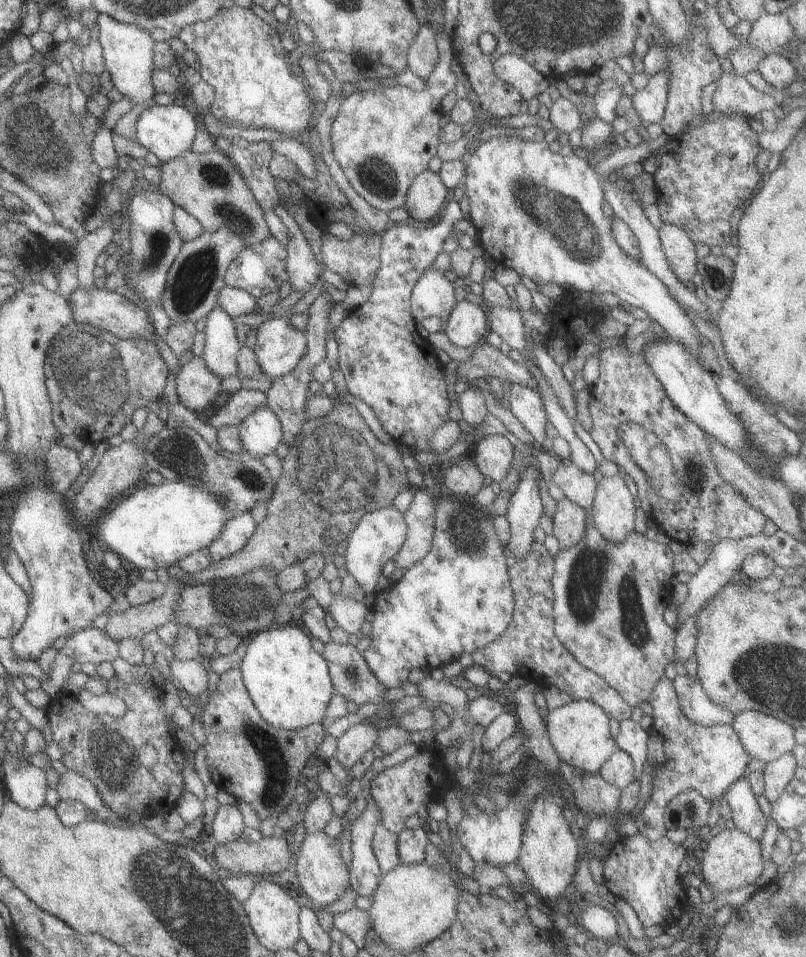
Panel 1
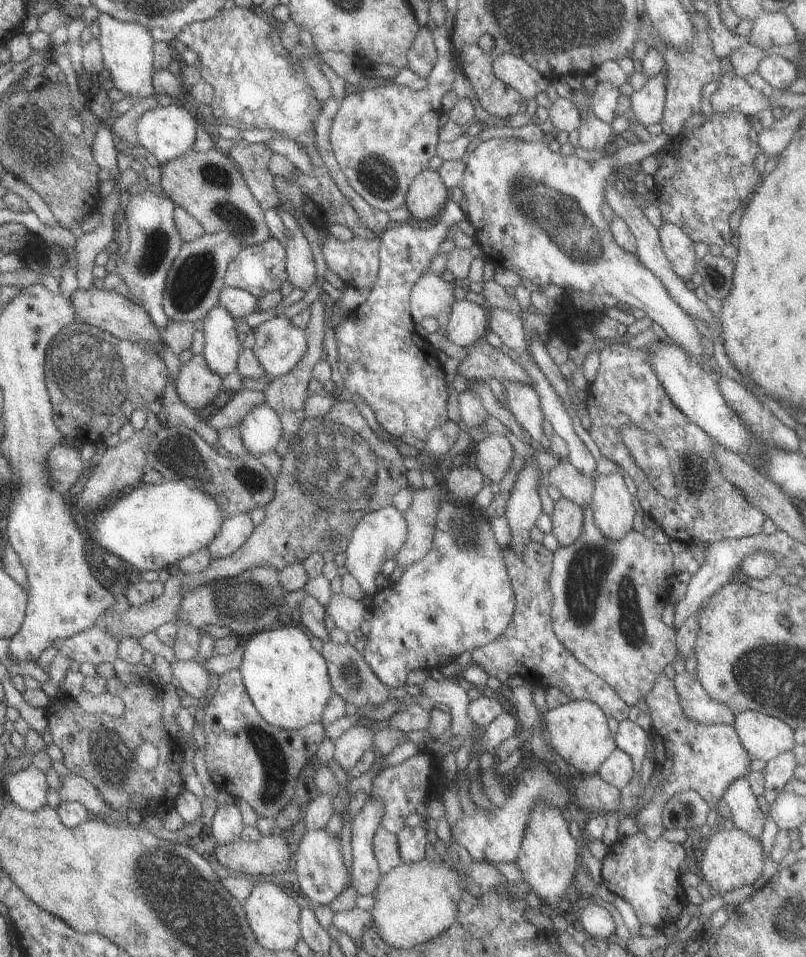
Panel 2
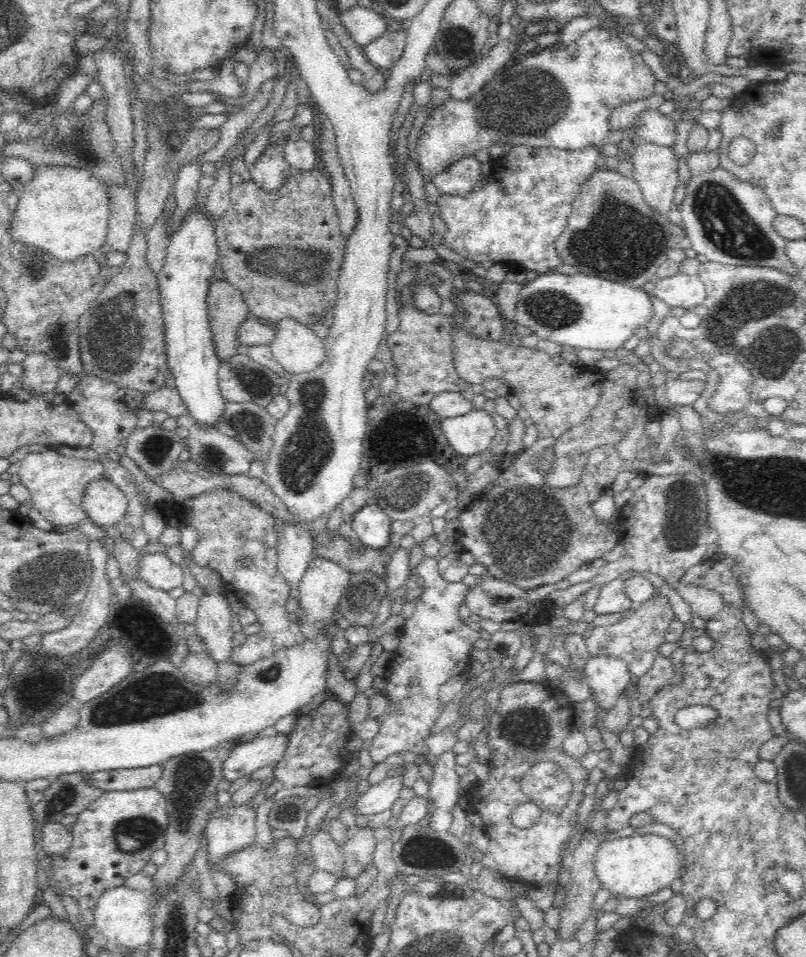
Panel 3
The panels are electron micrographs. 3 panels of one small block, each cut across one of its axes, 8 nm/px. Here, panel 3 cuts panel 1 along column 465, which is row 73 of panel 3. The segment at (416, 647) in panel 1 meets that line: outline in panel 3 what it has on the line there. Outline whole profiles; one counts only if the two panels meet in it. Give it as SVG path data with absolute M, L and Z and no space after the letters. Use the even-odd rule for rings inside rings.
M593 27L568 44L556 43L522 58L516 58L496 74L484 88L468 100L450 99L437 105L420 131L415 151L420 174L430 181L453 162L474 155L476 150L493 144L552 147L560 150L582 150L586 146L603 146L611 136L608 118L612 110L633 100L654 94L657 79L642 55L628 46L612 29Z

